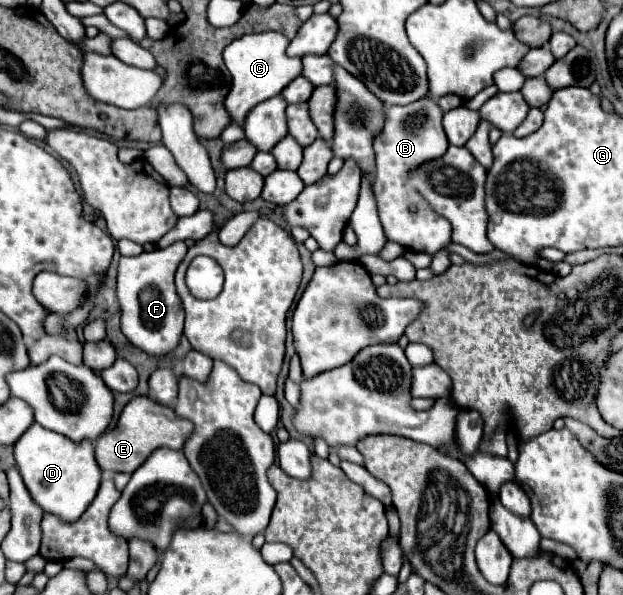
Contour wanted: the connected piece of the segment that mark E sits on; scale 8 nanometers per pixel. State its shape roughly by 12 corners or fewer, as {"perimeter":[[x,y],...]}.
{"perimeter":[[146,395],[96,441],[104,471],[132,473],[194,425]]}

